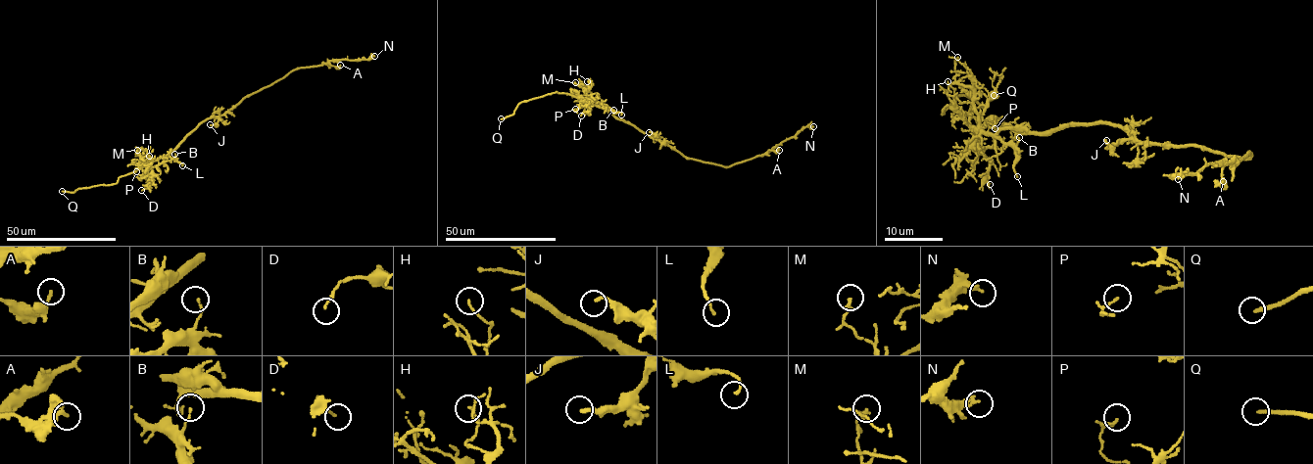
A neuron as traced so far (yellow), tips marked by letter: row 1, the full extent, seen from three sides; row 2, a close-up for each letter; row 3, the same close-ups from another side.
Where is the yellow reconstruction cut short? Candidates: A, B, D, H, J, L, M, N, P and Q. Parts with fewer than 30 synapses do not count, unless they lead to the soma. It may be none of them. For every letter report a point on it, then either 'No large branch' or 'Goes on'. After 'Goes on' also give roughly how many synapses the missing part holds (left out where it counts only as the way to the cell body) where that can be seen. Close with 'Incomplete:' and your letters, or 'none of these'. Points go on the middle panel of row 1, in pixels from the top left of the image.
A: Place: (779, 150). No large branch
B: Place: (613, 110). No large branch
D: Place: (581, 116). No large branch
H: Place: (587, 81). No large branch
J: Place: (649, 132). No large branch
L: Place: (621, 115). No large branch
M: Place: (575, 82). No large branch
N: Place: (813, 126). No large branch
P: Place: (575, 109). No large branch
Q: Place: (501, 118). Goes on
Incomplete: Q

